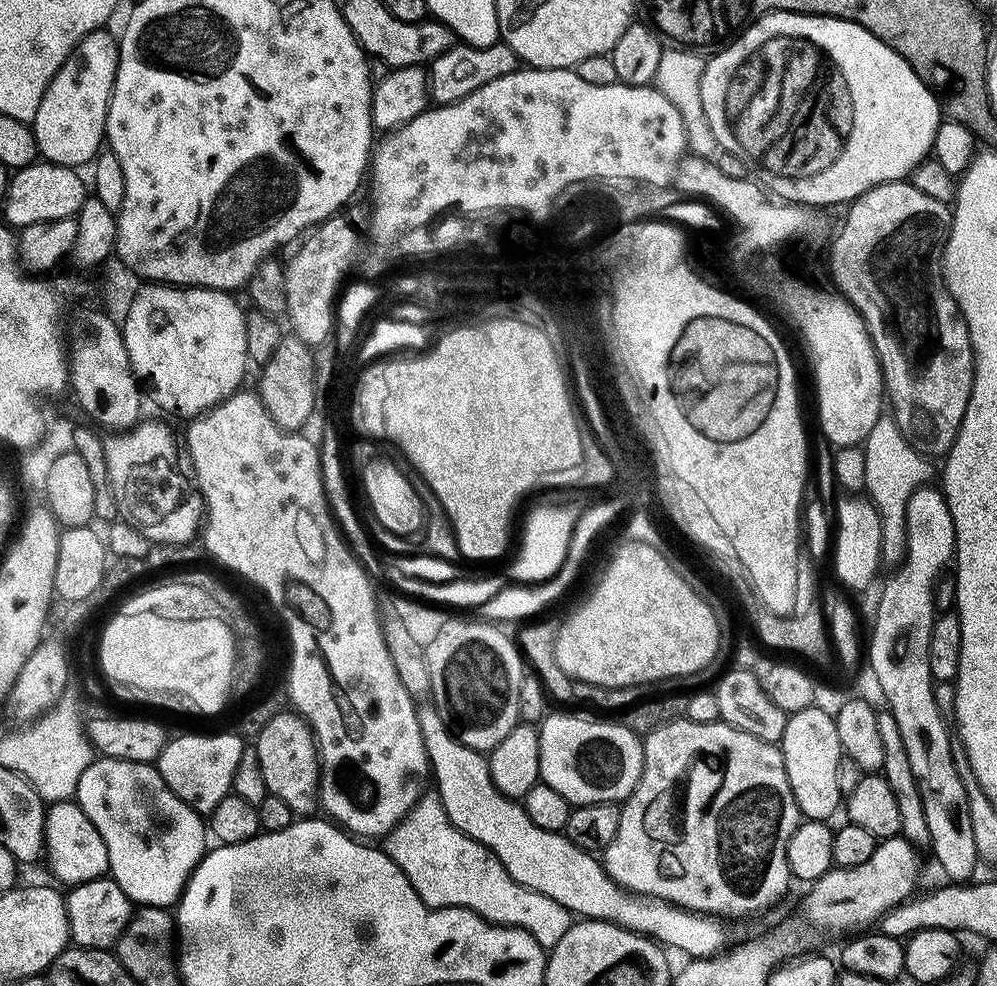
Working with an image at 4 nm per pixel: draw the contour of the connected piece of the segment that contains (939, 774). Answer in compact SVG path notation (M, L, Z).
M925 486L912 495L908 503L908 545L904 551L904 559L902 563L895 569L896 572L884 584L884 589L880 592L880 601L876 604L876 621L872 624L872 641L866 644L866 660L869 665L874 668L878 674L879 683L887 700L886 708L894 714L894 722L898 722L898 730L902 733L902 742L906 745L906 755L910 757L910 766L914 770L914 778L918 782L918 794L922 794L922 810L926 810L926 827L930 829L930 852L936 855L936 860L940 863L940 868L949 877L947 878L952 882L968 882L973 879L972 876L976 872L976 864L980 860L978 854L978 846L974 846L974 829L970 822L970 806L966 806L966 790L962 790L962 780L958 778L958 772L954 770L954 762L952 761L952 745L954 743L953 733L950 731L950 724L946 721L945 713L940 711L938 702L936 701L936 689L934 681L930 674L930 634L932 627L938 615L938 608L935 608L932 603L936 600L936 579L940 576L940 571L944 567L951 565L954 560L954 553L956 551L956 524L952 520L952 515L948 509L948 499L944 497L943 491L939 487L932 488L933 486Z

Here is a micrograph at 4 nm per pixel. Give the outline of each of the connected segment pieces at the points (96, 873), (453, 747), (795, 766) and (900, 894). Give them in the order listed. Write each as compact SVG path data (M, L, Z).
M57 800L47 809L44 818L44 852L48 868L64 886L99 880L109 871L106 842L90 822L90 818L72 800Z
M421 703L416 713L434 784L436 780L434 792L440 797L450 822L454 822L454 826L462 830L462 834L474 838L479 844L489 848L498 858L498 862L502 862L510 878L514 878L514 882L538 894L546 894L546 898L554 898L554 902L558 902L577 917L618 924L621 928L628 928L632 932L638 932L641 936L655 940L661 946L667 946L669 949L681 948L688 958L714 956L729 947L728 932L720 925L723 923L717 917L702 912L689 912L687 908L680 908L666 900L641 896L638 892L621 888L609 878L603 863L593 853L583 852L578 846L574 846L574 842L570 842L563 832L551 832L542 830L542 826L534 826L534 822L530 822L530 814L526 814L523 803L519 799L502 795L494 786L488 769L488 756L485 753L475 752L473 748L463 744L457 736L452 735L446 722L442 722L435 707L429 703Z
M820 706L791 713L778 747L784 756L786 778L800 807L801 817L822 821L832 818L828 816L834 815L836 807L842 804L838 790L838 762L842 753L833 713Z
M891 836L888 840L879 841L874 850L874 854L870 854L870 858L866 858L866 862L861 862L859 866L850 866L849 868L838 868L833 867L826 874L822 874L822 878L811 881L808 893L804 896L804 918L814 928L817 928L820 932L848 932L844 934L856 934L861 930L868 930L873 927L879 921L880 917L885 916L891 908L904 903L905 900L909 899L917 891L916 883L920 880L920 856L921 853L918 851L915 844L910 843L904 839L903 836Z

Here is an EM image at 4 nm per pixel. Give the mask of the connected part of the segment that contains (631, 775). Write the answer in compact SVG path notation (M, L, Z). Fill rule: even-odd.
M549 714L538 725L540 734L540 780L543 783L554 786L562 798L566 798L573 804L614 804L623 802L632 795L636 783L644 769L644 746L641 737L635 736L622 722L616 724L599 724L596 720L587 720L584 716L555 716ZM604 736L604 744L608 744L608 764L576 764L576 760L600 760L596 752L600 752L600 744L588 744L588 740L600 740ZM620 740L624 740L624 764L620 764Z

